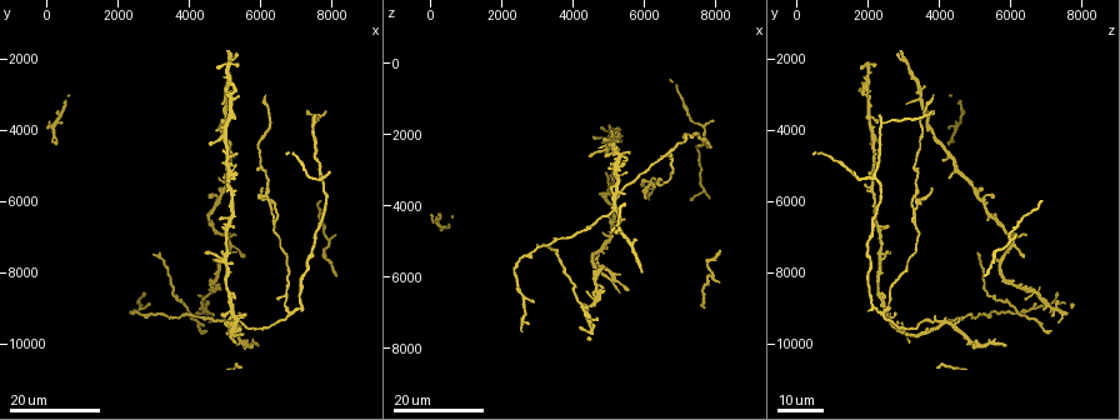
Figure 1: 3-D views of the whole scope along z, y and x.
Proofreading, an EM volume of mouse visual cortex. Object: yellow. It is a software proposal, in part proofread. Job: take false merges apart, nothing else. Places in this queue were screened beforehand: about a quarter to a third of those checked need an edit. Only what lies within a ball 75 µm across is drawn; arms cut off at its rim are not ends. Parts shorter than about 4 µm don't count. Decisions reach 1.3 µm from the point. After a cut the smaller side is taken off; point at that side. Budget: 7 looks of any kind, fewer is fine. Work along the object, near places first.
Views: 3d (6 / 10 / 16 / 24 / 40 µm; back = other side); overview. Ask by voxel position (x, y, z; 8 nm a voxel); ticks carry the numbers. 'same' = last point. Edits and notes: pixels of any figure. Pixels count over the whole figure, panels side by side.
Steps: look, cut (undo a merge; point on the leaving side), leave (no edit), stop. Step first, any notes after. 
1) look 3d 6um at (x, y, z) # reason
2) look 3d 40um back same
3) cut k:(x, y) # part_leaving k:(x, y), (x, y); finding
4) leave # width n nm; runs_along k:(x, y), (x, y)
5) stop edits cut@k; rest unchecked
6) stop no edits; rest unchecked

look 3d 16um at (5000, 7500, 2400) # small branch off a trunk

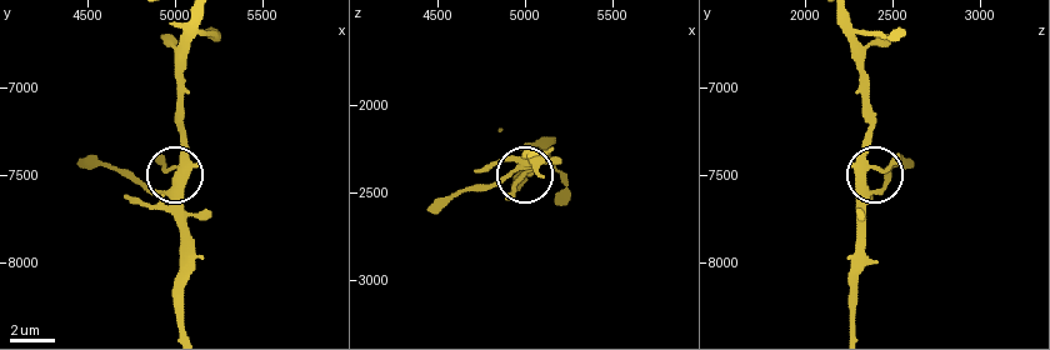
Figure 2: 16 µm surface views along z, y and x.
look 3d 6um at (4960, 7620, 2360)

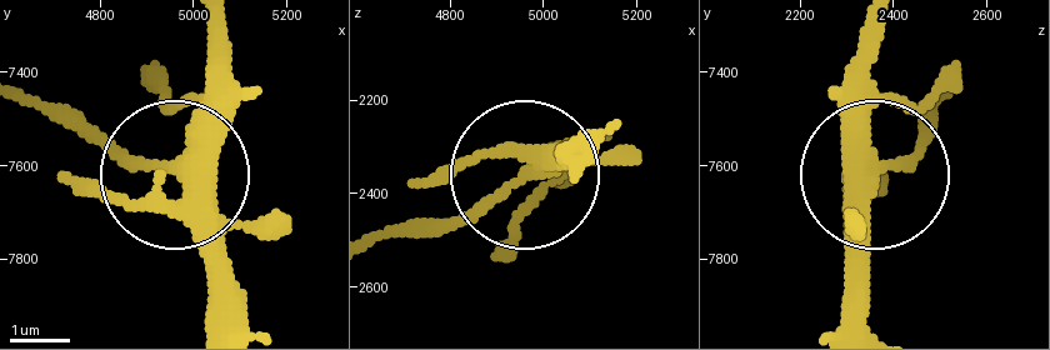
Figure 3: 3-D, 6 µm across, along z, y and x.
look 3d 6um back at (4970, 7605, 2360)

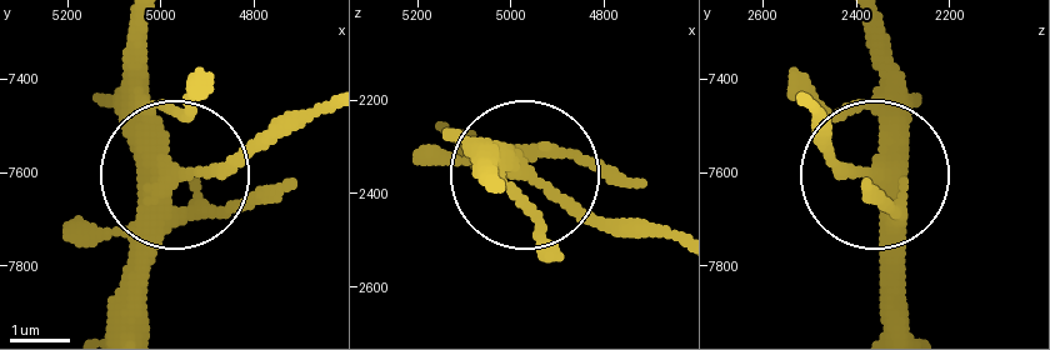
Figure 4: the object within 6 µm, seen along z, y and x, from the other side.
leave # width 330 nm; runs_along 4:(870, 25), (875, 170), (815, 135); one neuron here

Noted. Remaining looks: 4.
look 3d 16um at (6400, 6600, 3200) # three arms meet

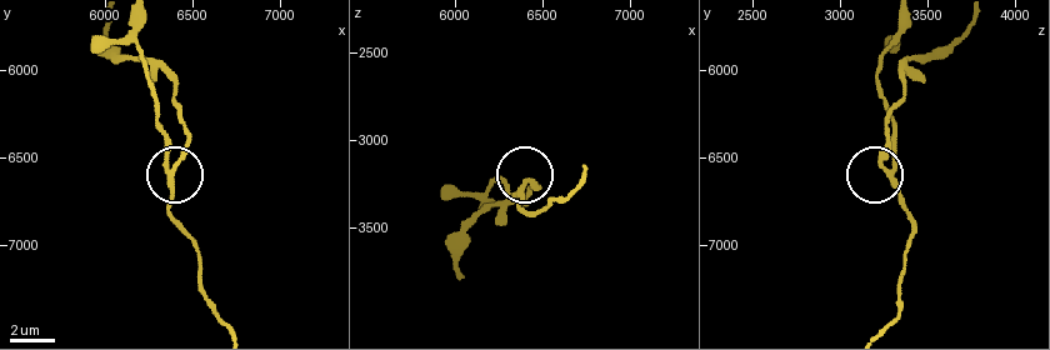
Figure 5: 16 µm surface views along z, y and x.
look 3d 10um at (6360, 6560, 3260) # zoom in

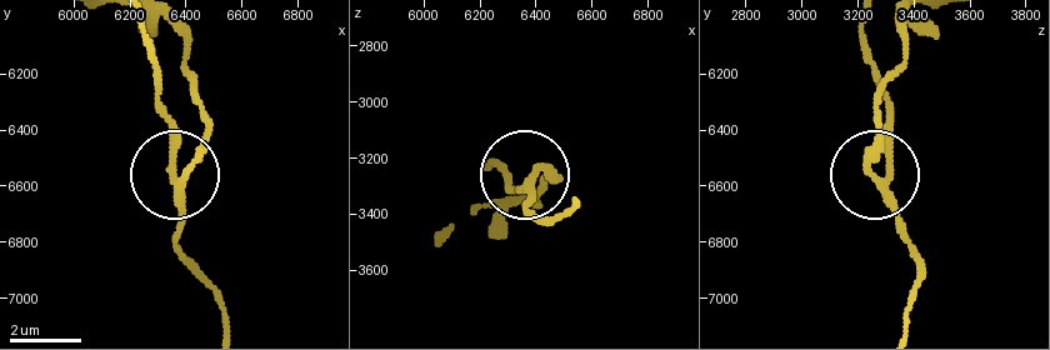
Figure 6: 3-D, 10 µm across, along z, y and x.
cut 6:(206, 143) # side_arm 12 um; two neurons meet here

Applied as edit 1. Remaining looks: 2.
stop edits cut@6; rest unchecked

